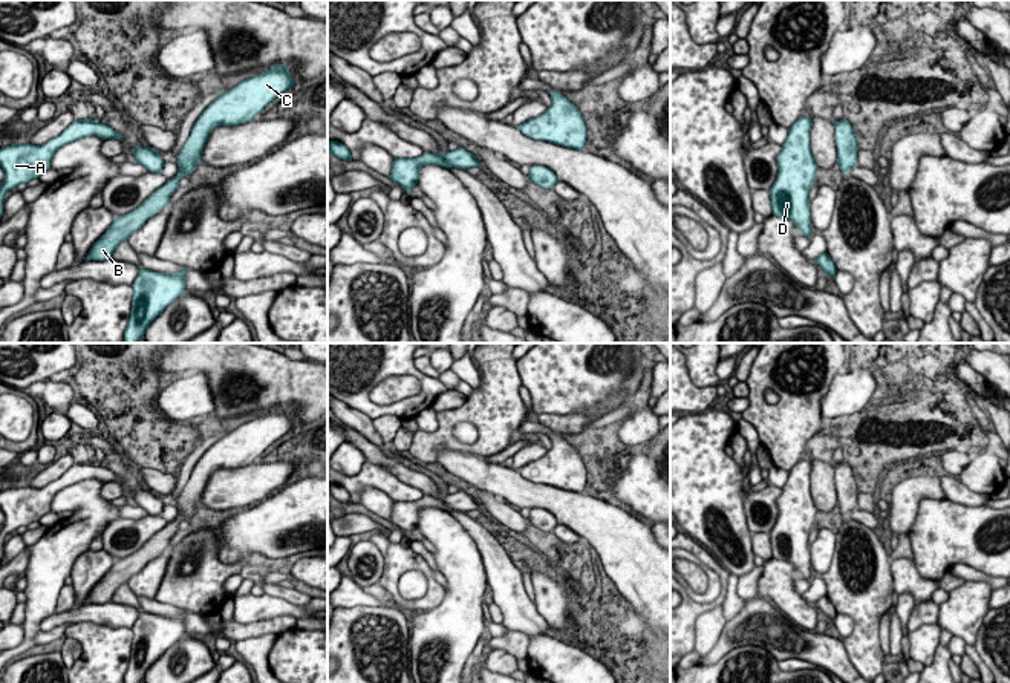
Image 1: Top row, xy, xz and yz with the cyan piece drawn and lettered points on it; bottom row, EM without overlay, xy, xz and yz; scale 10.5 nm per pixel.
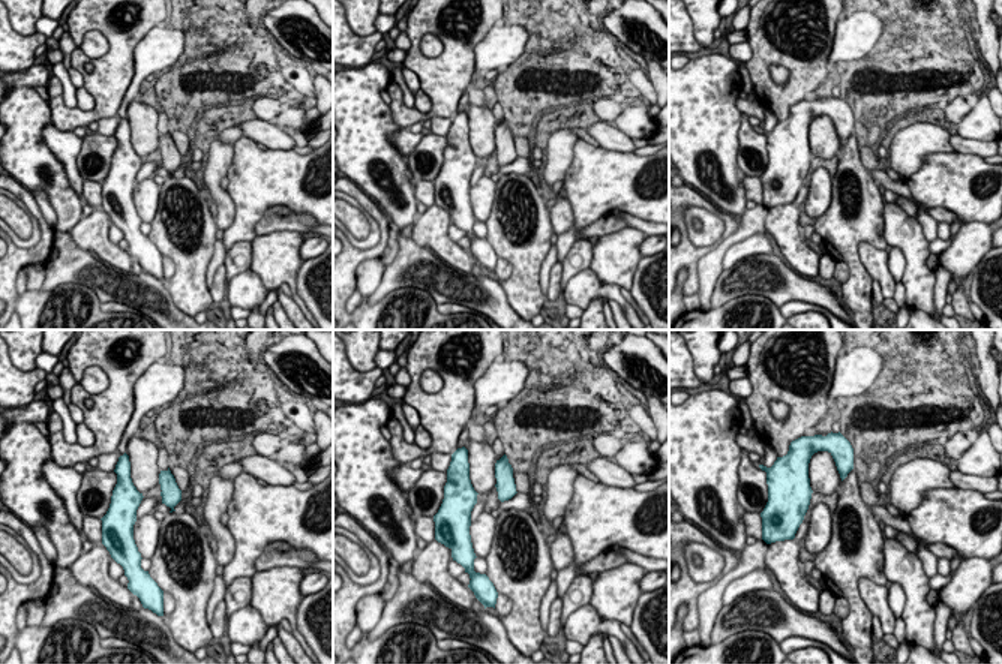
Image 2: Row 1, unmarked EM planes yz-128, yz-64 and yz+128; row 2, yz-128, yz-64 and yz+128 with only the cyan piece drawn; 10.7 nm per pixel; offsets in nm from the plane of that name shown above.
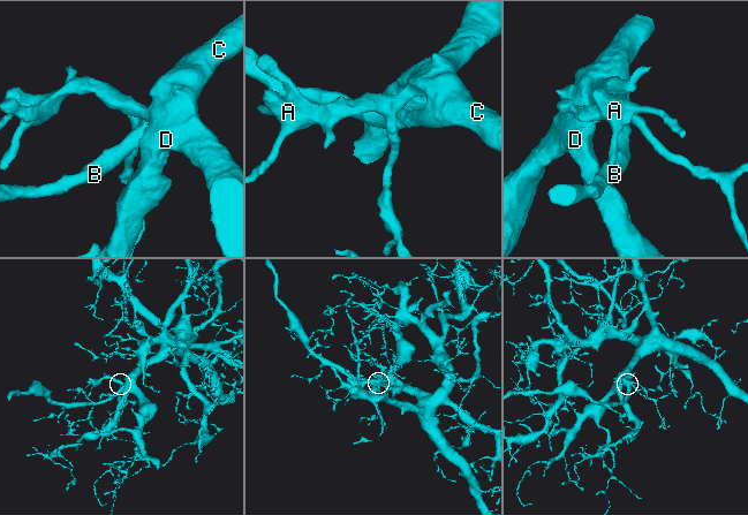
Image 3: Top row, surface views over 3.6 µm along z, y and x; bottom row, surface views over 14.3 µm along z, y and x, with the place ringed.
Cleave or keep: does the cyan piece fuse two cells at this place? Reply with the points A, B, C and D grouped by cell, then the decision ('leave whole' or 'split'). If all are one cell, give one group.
A B C D | leave whole

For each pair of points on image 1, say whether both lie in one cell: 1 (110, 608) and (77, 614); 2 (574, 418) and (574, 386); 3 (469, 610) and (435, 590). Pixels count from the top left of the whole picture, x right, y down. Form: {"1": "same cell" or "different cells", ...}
{"1": "same cell", "2": "different cells", "3": "different cells"}

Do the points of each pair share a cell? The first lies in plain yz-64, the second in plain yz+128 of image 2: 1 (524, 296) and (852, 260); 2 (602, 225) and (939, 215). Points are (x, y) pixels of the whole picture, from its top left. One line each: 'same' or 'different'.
1: same
2: different

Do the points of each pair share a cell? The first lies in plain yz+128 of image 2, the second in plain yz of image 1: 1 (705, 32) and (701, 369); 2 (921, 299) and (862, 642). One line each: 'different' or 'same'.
1: same
2: different

